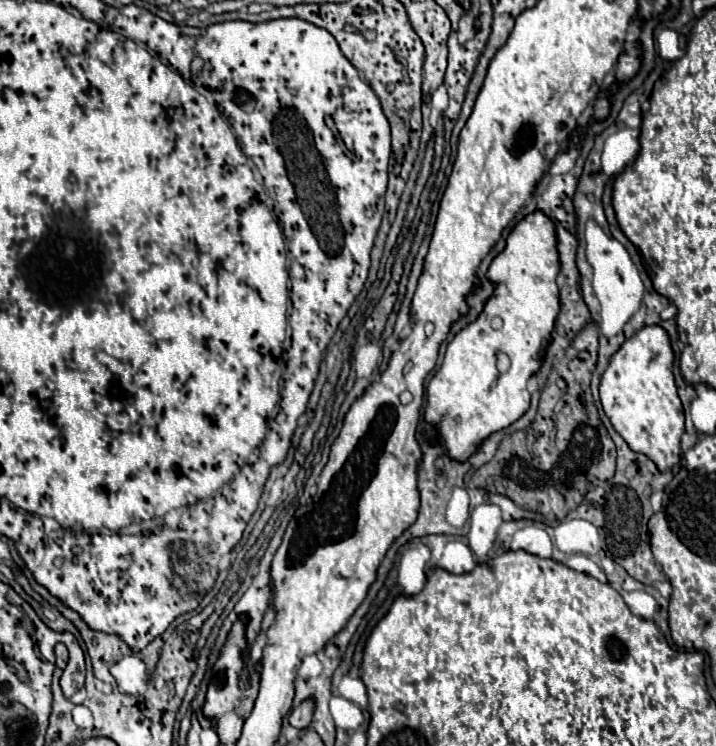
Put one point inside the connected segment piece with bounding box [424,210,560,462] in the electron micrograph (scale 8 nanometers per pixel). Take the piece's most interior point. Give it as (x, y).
(470, 398)

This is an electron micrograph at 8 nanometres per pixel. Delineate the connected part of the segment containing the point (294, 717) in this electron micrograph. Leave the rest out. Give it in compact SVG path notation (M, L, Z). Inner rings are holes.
M308 698L308 702L304 700L300 706L296 706L292 712L290 712L290 724L296 726L296 728L306 728L312 720L312 714L314 714L314 698Z

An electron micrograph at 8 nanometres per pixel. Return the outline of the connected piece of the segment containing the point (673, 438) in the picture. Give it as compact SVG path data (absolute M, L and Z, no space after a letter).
M646 326L612 356L600 382L602 408L614 430L634 452L648 456L660 472L680 462L680 440L684 434L684 410L676 394L672 364L674 352L666 330L662 326Z

